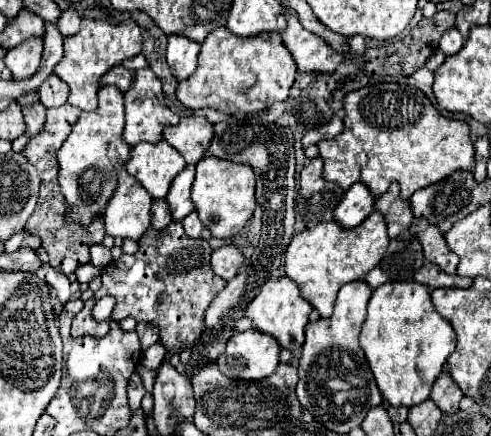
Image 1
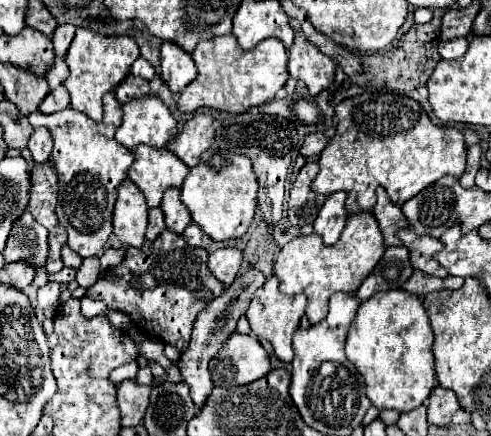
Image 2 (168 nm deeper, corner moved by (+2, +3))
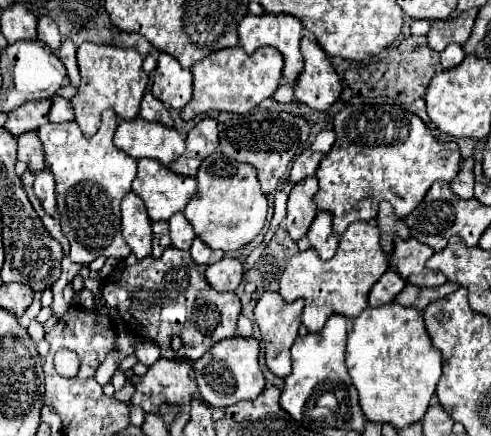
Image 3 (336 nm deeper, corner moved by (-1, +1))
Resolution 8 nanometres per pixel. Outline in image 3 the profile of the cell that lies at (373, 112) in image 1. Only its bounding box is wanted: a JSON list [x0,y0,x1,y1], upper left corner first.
[314,104,460,234]

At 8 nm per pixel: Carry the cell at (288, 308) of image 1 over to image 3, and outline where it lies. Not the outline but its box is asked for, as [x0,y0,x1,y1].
[254,292,304,378]

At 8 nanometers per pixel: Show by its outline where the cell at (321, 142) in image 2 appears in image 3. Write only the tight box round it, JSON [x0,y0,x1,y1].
[290,146,322,182]

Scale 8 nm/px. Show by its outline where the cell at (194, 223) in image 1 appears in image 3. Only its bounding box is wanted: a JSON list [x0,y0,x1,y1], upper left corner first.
[190,236,224,266]

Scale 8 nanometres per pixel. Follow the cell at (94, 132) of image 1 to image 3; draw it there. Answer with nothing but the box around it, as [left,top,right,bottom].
[38,110,136,266]

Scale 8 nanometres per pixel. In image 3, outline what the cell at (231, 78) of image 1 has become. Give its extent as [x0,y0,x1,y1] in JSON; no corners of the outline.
[182,46,284,120]

